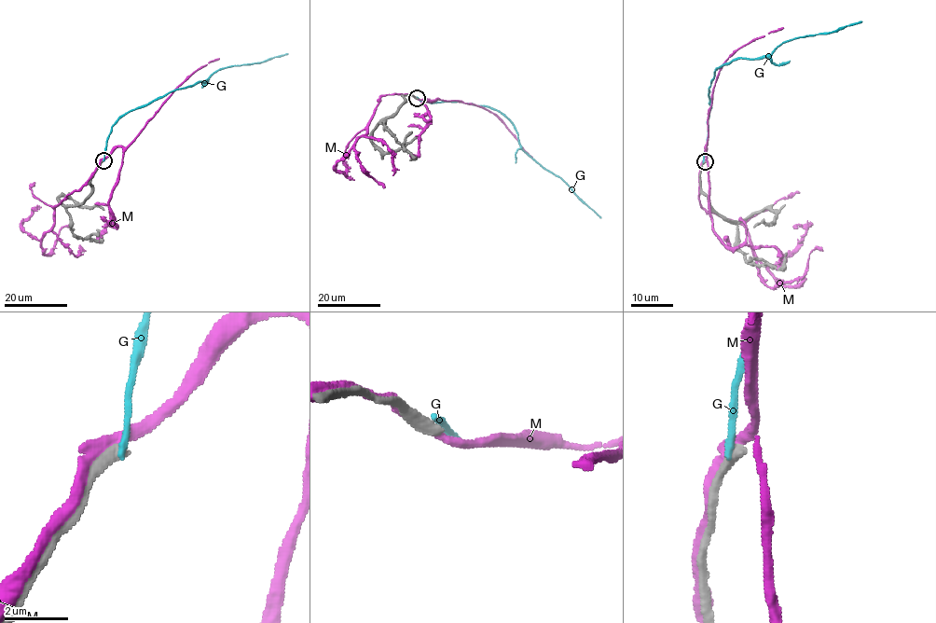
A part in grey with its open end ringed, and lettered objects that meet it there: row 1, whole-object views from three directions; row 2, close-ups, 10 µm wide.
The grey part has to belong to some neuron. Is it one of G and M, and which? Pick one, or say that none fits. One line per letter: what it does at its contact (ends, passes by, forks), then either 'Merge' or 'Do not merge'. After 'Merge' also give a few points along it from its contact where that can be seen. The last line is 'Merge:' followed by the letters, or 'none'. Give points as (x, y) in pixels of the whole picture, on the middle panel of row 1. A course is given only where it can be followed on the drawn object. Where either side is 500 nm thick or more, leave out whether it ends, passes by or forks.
G: It ends there. Do not merge
M: It passes by. Do not merge
Merge: none

